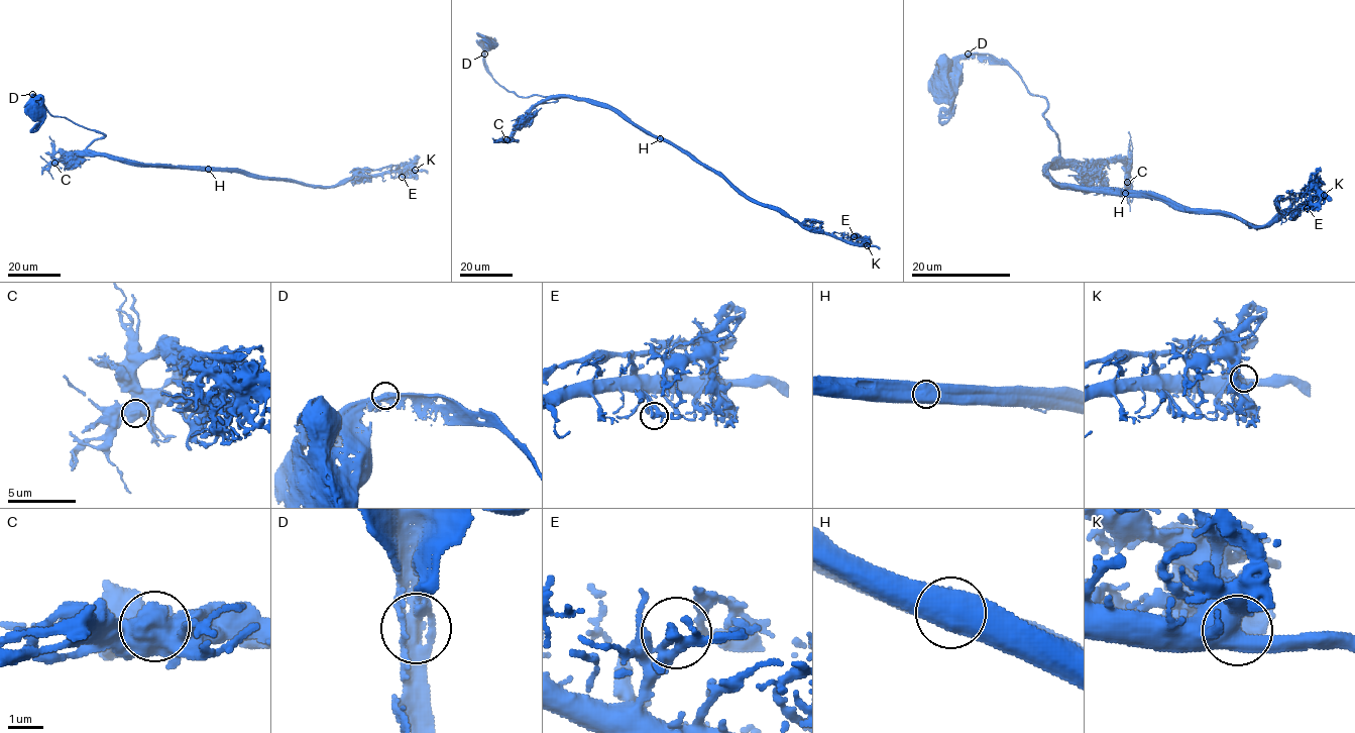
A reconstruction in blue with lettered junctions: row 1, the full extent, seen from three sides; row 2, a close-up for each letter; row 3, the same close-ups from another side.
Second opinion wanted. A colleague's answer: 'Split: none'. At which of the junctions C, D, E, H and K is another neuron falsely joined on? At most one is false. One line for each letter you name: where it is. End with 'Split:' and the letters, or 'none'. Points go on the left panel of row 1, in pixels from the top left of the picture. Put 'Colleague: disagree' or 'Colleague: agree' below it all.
H: place (208, 169)
Split: H
Colleague: disagree

